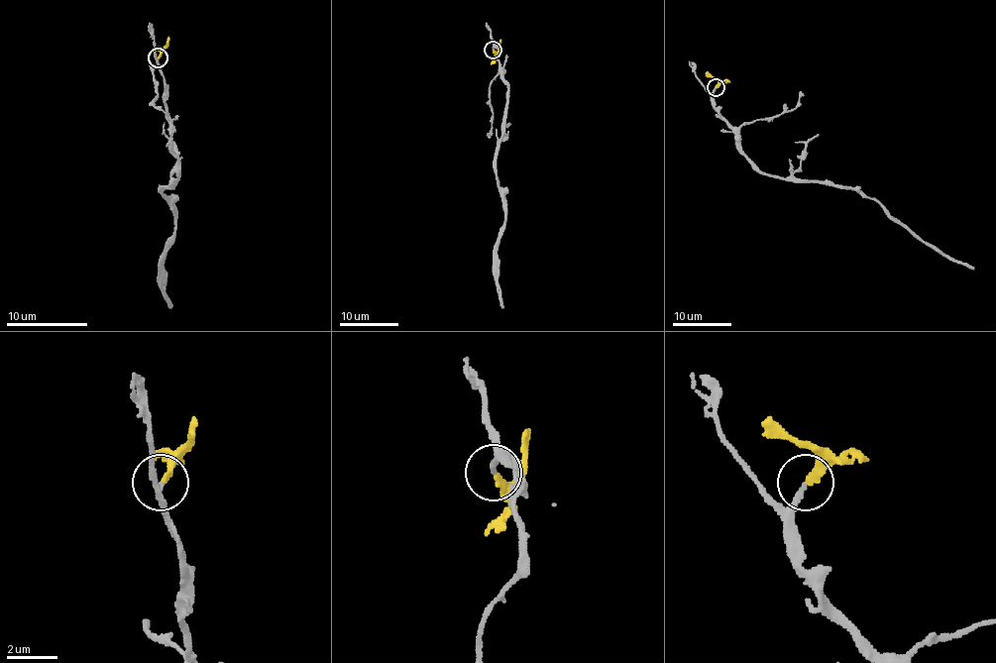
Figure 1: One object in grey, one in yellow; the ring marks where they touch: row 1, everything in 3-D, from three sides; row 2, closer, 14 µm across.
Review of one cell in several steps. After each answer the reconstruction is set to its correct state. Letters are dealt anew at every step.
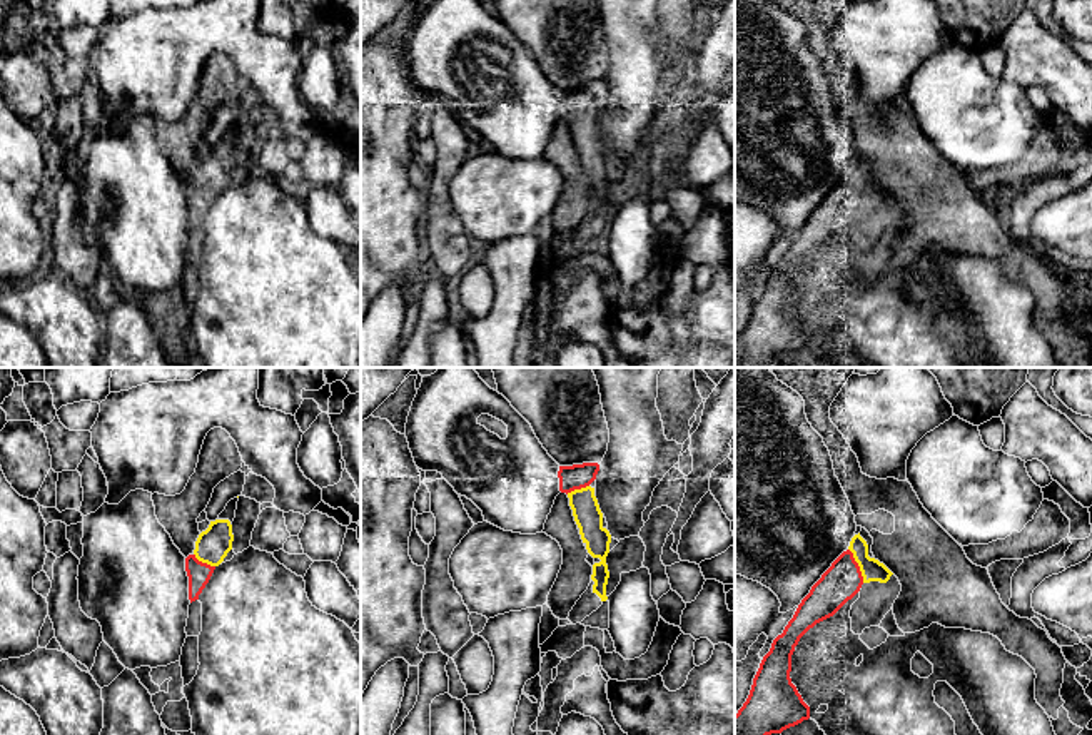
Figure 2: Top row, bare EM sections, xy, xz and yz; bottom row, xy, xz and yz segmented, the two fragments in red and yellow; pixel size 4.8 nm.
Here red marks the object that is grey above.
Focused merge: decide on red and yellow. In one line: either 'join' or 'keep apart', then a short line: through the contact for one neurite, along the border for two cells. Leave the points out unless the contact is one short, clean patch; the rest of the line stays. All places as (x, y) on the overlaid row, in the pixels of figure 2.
join

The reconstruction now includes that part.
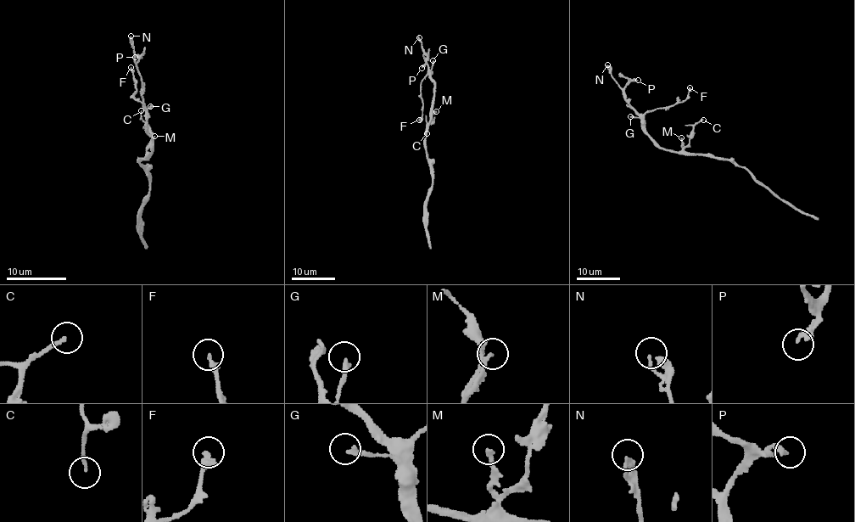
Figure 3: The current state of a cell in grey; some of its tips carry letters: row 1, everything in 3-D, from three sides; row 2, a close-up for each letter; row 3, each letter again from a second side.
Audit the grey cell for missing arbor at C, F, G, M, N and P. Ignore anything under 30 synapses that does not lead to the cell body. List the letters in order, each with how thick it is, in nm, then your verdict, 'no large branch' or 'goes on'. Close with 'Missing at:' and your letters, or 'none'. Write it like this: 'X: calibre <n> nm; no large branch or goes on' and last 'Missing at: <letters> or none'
C: calibre 150 nm; no large branch
F: calibre 280 nm; no large branch
G: calibre 240 nm; no large branch
M: calibre 170 nm; no large branch
N: calibre 100 nm; no large branch
P: calibre 220 nm; no large branch
Missing at: none

